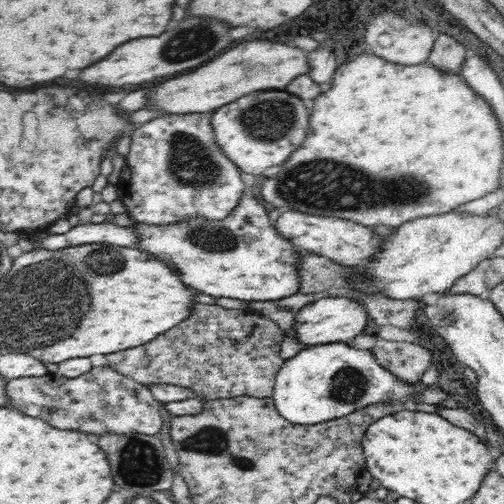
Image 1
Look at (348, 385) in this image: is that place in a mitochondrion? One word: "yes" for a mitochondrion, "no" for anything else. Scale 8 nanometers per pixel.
yes

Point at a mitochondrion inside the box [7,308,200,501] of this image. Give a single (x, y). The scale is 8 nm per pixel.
(139, 465)

